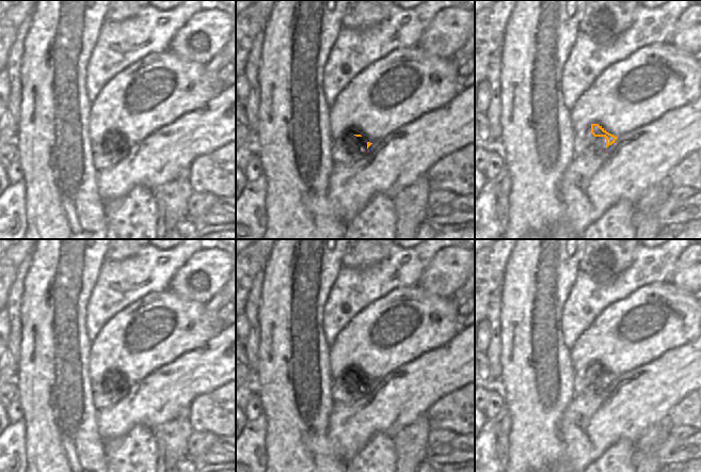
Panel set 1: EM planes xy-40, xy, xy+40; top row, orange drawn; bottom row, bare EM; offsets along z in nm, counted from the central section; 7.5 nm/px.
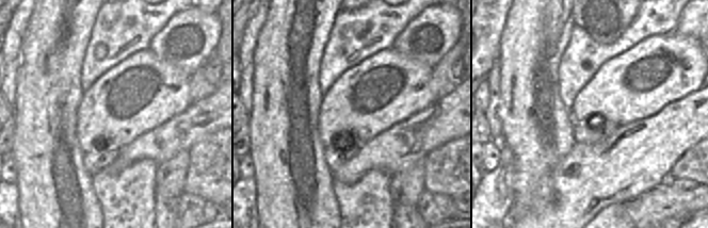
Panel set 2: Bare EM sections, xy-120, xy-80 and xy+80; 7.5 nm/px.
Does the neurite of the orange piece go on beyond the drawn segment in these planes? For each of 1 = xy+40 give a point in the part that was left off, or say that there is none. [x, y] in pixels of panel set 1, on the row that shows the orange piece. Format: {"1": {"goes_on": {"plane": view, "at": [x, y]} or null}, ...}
{"1": {"goes_on": {"plane": "xy+40", "at": [585, 142]}}}

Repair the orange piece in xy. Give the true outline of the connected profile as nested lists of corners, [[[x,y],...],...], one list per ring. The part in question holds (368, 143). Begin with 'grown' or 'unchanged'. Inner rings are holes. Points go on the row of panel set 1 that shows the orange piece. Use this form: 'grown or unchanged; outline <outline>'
grown; outline [[[349,128],[333,141],[331,155],[336,164],[351,164],[365,157],[365,153],[372,143],[363,140],[361,135],[354,135]]]

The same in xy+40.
grown; outline [[[591,124],[574,137],[574,156],[593,154],[595,150],[605,152],[617,139],[599,124]]]

